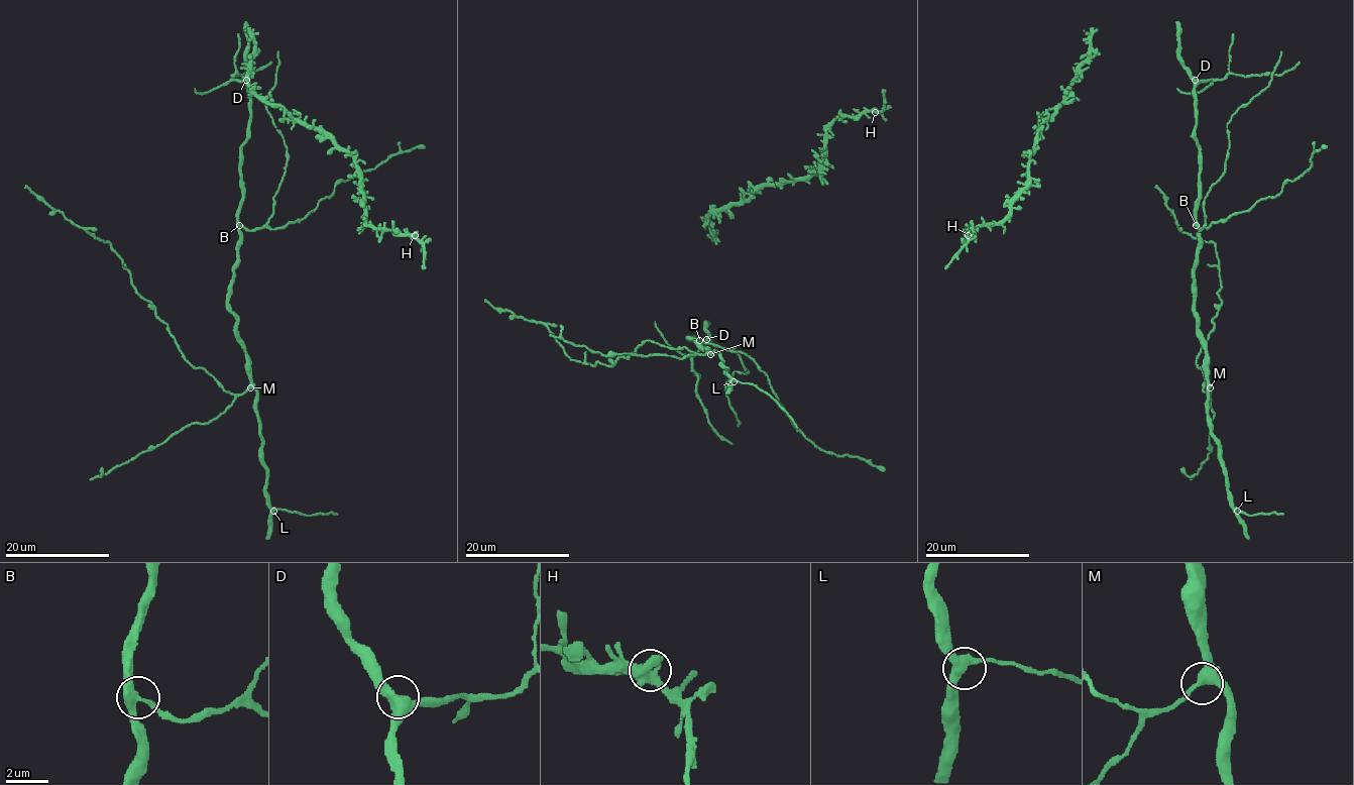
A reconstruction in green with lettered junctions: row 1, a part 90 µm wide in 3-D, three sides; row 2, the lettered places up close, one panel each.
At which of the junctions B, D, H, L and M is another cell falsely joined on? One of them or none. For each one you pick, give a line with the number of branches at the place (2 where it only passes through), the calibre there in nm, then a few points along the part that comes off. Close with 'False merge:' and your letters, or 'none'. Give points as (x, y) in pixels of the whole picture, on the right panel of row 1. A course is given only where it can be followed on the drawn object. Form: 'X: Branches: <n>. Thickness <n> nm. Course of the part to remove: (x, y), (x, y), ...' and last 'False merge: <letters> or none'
False merge: none

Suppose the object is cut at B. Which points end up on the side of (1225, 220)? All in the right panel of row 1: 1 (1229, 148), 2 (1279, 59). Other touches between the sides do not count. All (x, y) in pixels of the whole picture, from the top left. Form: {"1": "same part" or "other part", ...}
{"1": "same part", "2": "same part"}

